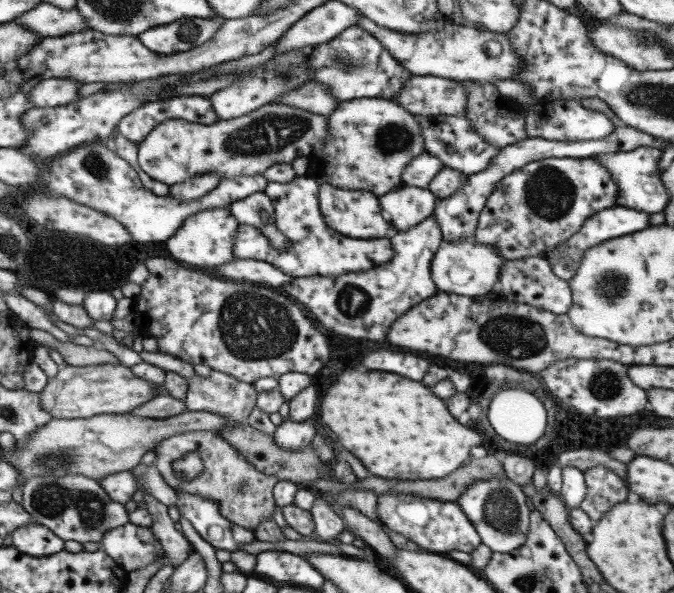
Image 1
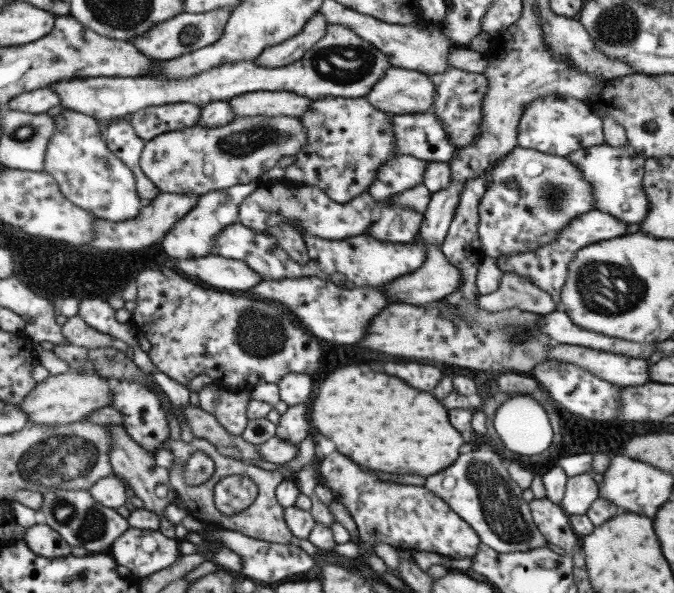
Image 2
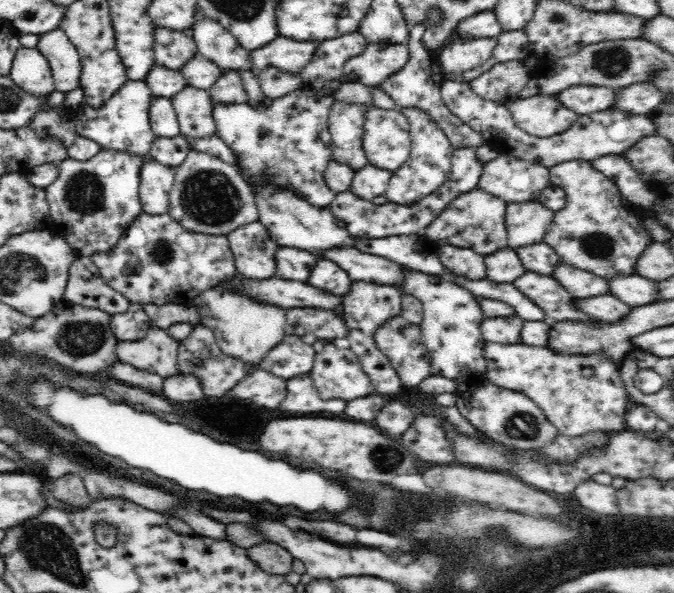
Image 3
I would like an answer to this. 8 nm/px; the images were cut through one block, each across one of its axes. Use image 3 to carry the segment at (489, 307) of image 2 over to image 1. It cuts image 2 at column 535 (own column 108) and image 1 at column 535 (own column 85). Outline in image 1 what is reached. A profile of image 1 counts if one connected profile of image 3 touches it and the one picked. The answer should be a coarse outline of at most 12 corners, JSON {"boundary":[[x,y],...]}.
{"boundary":[[539,255],[504,262],[496,293],[567,314],[569,282]]}

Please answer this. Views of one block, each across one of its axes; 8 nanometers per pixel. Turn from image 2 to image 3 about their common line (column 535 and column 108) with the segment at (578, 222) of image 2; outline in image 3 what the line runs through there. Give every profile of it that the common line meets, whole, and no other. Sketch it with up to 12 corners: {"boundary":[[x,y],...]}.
{"boundary":[[142,213],[90,256],[133,307],[238,276],[227,235]]}

